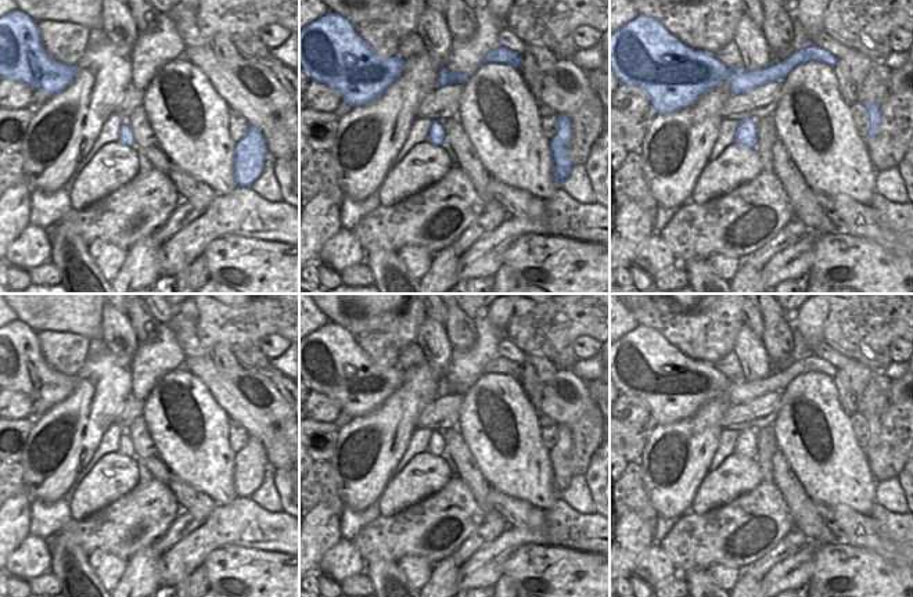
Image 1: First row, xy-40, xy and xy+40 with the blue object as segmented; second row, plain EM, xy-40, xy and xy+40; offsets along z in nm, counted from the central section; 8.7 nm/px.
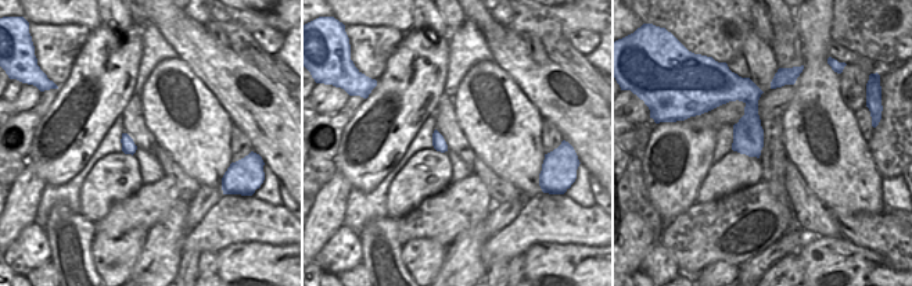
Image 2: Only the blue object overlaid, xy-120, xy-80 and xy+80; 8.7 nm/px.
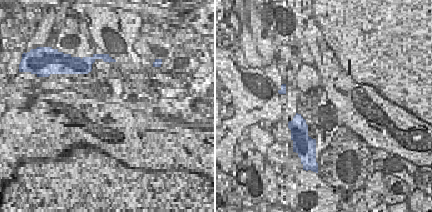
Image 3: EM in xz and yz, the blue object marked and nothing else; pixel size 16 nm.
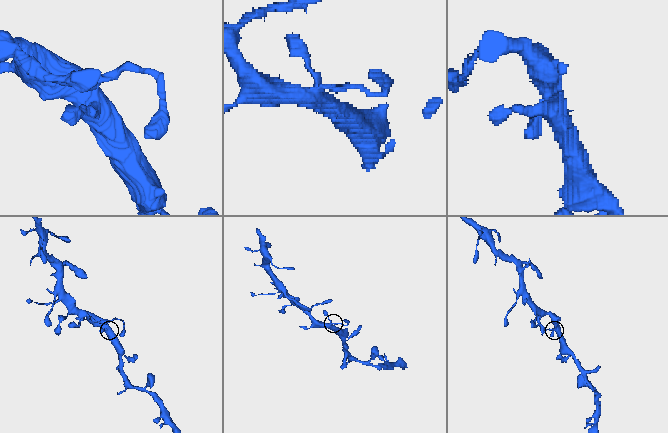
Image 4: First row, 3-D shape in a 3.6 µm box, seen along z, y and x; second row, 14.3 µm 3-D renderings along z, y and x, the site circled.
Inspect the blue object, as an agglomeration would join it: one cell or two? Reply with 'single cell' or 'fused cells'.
fused cells

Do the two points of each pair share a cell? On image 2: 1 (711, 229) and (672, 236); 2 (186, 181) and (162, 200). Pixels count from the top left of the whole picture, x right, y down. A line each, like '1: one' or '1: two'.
1: one
2: two

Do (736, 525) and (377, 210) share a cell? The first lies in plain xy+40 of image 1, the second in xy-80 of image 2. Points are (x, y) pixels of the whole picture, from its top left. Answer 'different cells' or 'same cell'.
different cells

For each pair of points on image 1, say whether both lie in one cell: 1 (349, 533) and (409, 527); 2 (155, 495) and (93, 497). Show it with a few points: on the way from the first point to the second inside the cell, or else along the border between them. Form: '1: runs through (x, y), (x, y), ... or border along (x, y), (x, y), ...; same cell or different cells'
1: border along (380, 515), (351, 540); different cells
2: border along (139, 481), (129, 492), (93, 514); different cells

